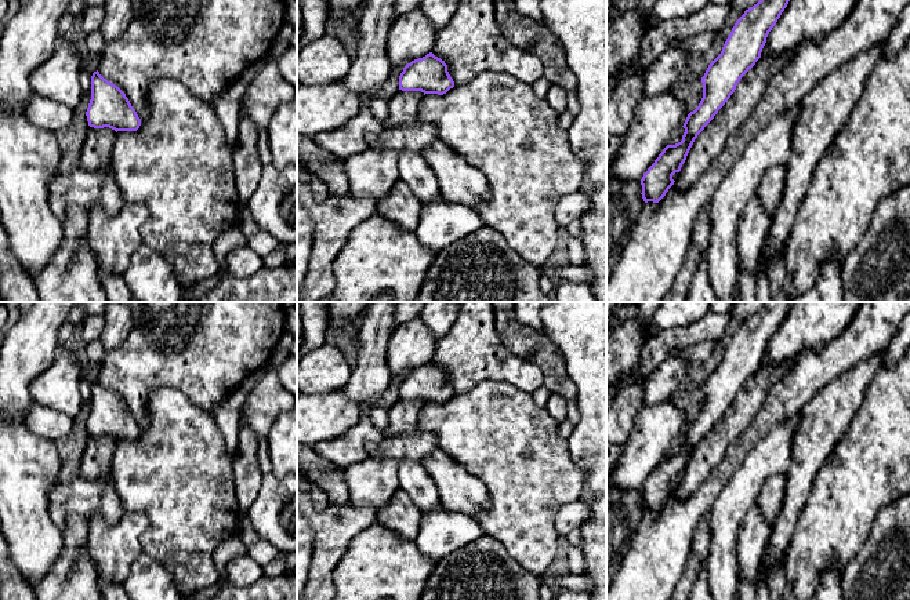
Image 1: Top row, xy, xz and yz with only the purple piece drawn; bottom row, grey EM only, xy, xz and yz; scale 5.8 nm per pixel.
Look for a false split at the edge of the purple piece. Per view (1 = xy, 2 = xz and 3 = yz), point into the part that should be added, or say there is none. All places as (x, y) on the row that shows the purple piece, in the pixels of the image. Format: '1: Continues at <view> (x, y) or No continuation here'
1: No continuation here
2: No continuation here
3: No continuation here

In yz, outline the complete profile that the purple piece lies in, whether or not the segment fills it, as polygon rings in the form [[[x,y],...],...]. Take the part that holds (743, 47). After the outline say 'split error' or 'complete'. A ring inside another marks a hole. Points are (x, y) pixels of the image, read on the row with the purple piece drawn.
[[[759,0],[757,4],[746,10],[744,14],[737,19],[722,47],[721,54],[711,61],[704,76],[701,77],[703,98],[699,106],[688,114],[682,126],[685,128],[682,141],[675,145],[667,145],[655,163],[643,174],[641,179],[641,194],[645,203],[659,203],[674,185],[675,181],[672,179],[672,175],[681,171],[681,167],[685,163],[695,139],[730,98],[740,79],[761,58],[766,37],[776,25],[788,1],[790,0]]]; complete

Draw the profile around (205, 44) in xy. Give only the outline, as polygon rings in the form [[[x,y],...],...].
[[[130,0],[134,18],[127,30],[106,44],[98,57],[98,72],[128,98],[141,120],[149,117],[148,88],[153,81],[171,79],[213,105],[214,98],[249,66],[264,59],[286,22],[286,0]]]

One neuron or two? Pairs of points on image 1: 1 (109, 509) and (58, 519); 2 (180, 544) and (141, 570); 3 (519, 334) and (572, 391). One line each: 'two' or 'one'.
1: one
2: two
3: one

